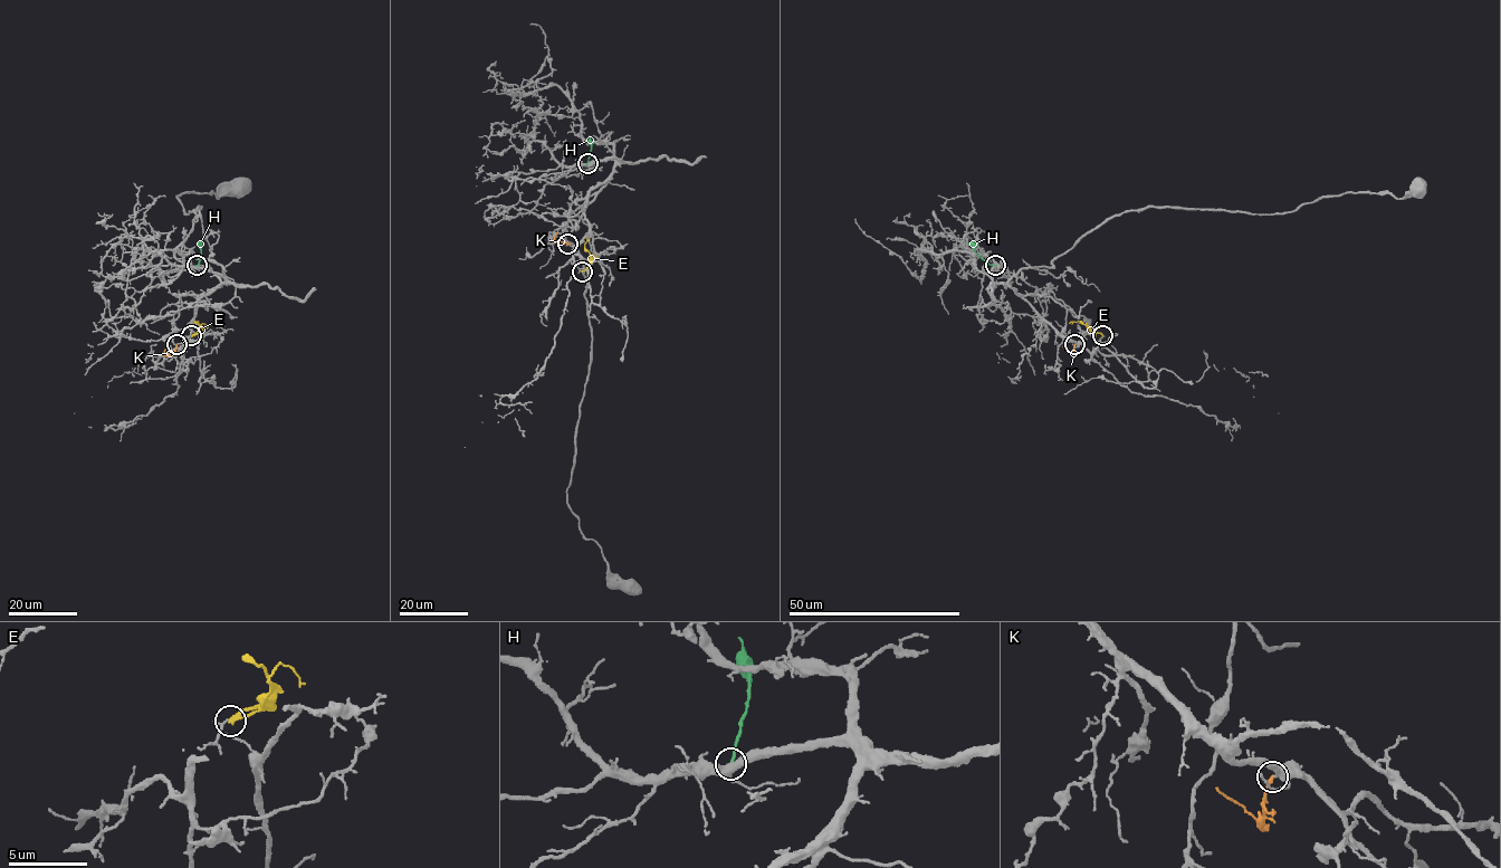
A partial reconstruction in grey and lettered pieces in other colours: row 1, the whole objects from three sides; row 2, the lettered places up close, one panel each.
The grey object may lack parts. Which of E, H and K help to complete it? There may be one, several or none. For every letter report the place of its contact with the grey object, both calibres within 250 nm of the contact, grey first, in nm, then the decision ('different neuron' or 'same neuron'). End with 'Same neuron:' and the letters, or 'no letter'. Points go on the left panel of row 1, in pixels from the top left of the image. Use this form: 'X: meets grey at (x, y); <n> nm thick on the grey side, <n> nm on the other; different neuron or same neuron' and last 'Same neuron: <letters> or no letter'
E: meets grey at (191, 335); 90 nm thick on the grey side, 280 nm on the other; different neuron
H: meets grey at (197, 265); 360 nm thick on the grey side, 190 nm on the other; different neuron
K: meets grey at (177, 344); 140 nm thick on the grey side, 200 nm on the other; different neuron
Same neuron: no letter

